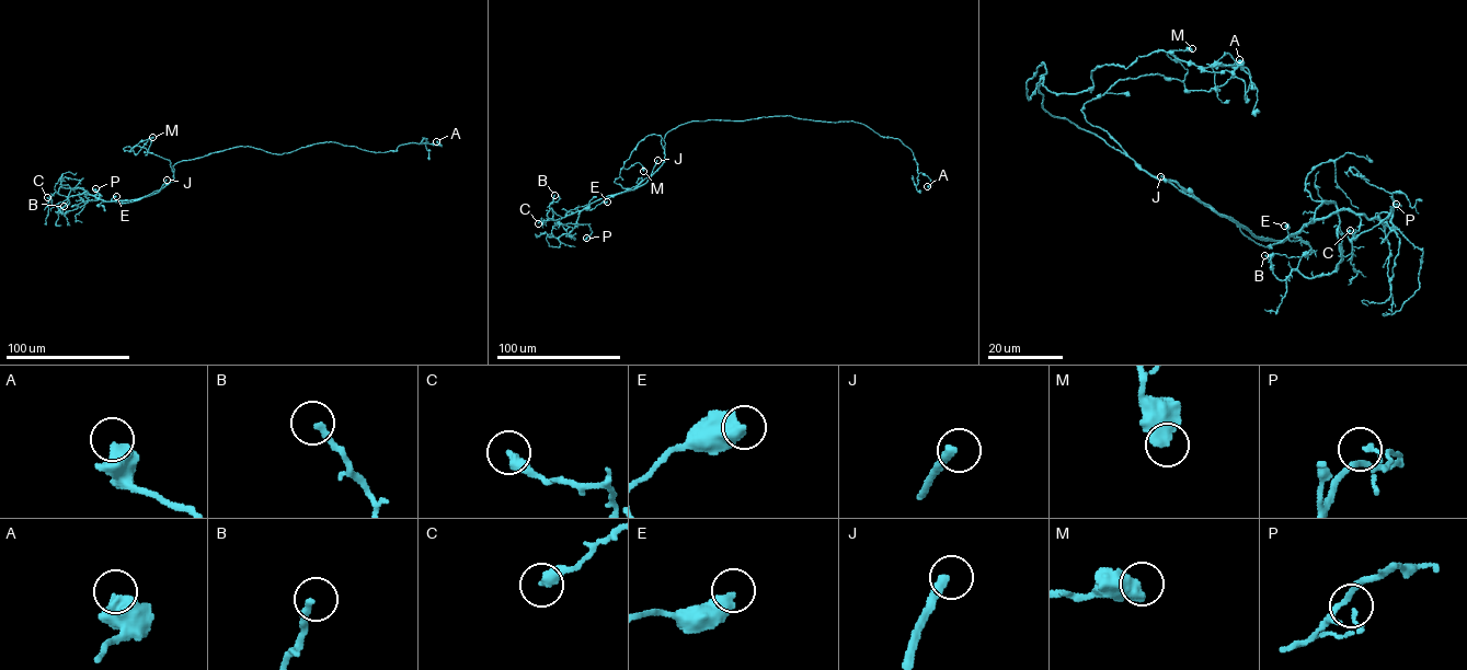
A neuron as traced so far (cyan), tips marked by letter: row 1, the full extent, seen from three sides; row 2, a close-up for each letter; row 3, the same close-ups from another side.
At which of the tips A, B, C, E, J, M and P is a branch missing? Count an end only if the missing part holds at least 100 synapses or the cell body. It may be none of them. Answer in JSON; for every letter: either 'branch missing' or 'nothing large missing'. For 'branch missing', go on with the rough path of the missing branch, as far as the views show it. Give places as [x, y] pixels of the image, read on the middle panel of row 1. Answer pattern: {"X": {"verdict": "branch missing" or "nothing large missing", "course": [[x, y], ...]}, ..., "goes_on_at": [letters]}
{"A": {"verdict": "nothing large missing"}, "B": {"verdict": "nothing large missing"}, "C": {"verdict": "nothing large missing"}, "E": {"verdict": "nothing large missing"}, "J": {"verdict": "branch missing", "course": [[657, 160], [656, 111], [666, 107]]}, "M": {"verdict": "nothing large missing"}, "P": {"verdict": "nothing large missing"}, "goes_on_at": ["J"]}

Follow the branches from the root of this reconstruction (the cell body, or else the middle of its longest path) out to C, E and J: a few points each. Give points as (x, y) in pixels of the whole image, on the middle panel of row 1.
C: (709, 119), (689, 122), (668, 131), (664, 139), (664, 162), (644, 183), (604, 197), (560, 219), (538, 223)
E: (709, 119), (689, 122), (668, 131), (664, 139), (662, 165), (639, 184), (602, 203), (607, 201)
J: (709, 119), (689, 122), (668, 131), (664, 139), (664, 162), (651, 176), (657, 160)

